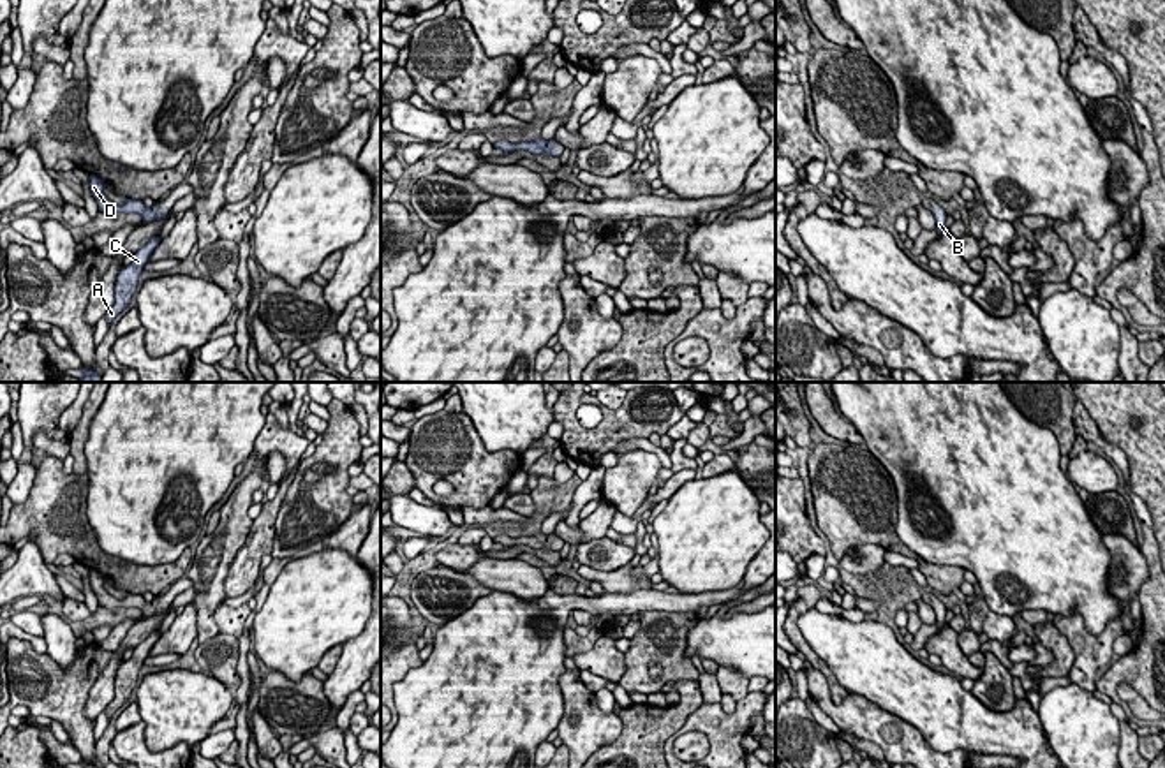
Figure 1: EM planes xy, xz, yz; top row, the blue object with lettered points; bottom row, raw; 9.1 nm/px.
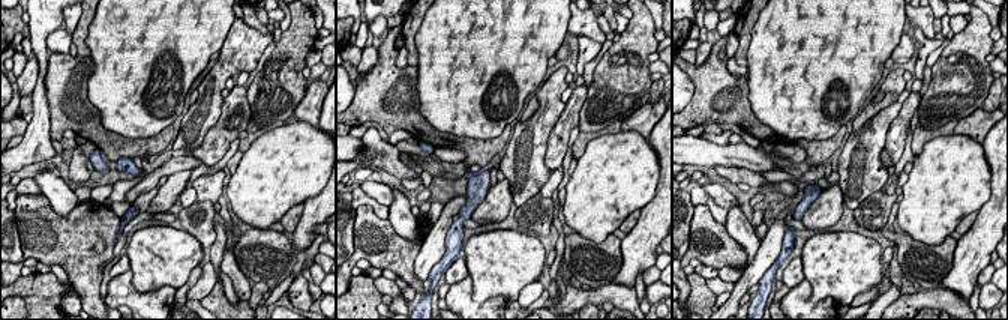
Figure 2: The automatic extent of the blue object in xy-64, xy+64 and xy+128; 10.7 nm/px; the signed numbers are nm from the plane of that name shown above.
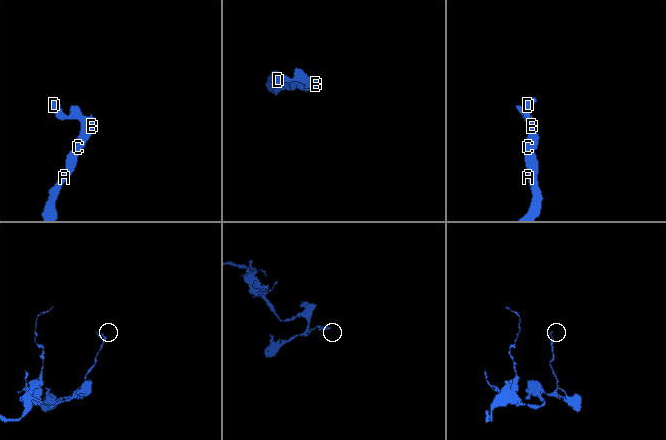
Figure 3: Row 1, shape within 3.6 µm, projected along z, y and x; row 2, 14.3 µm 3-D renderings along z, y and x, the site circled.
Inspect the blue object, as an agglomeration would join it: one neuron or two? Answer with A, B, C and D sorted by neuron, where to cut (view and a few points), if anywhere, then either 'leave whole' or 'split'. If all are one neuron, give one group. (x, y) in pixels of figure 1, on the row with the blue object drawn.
groups A B C D; cut none; leave whole

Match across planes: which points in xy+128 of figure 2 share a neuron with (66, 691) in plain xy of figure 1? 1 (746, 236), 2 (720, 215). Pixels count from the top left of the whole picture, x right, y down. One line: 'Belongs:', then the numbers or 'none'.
Belongs: none

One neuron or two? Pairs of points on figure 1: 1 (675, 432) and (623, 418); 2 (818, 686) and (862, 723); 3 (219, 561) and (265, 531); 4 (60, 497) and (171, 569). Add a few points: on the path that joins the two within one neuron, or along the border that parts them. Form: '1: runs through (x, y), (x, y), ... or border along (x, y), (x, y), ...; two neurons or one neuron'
1: border along (684, 414), (667, 432); two neurons
2: runs through (823, 698), (838, 714), (850, 716); one neuron
3: border along (252, 520), (251, 532), (233, 559), (224, 585); two neurons
4: runs through (71, 531), (104, 564), (124, 575), (138, 575); one neuron

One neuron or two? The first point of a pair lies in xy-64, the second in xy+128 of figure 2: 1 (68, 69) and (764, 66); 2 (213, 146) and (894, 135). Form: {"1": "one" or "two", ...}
{"1": "two", "2": "one"}

